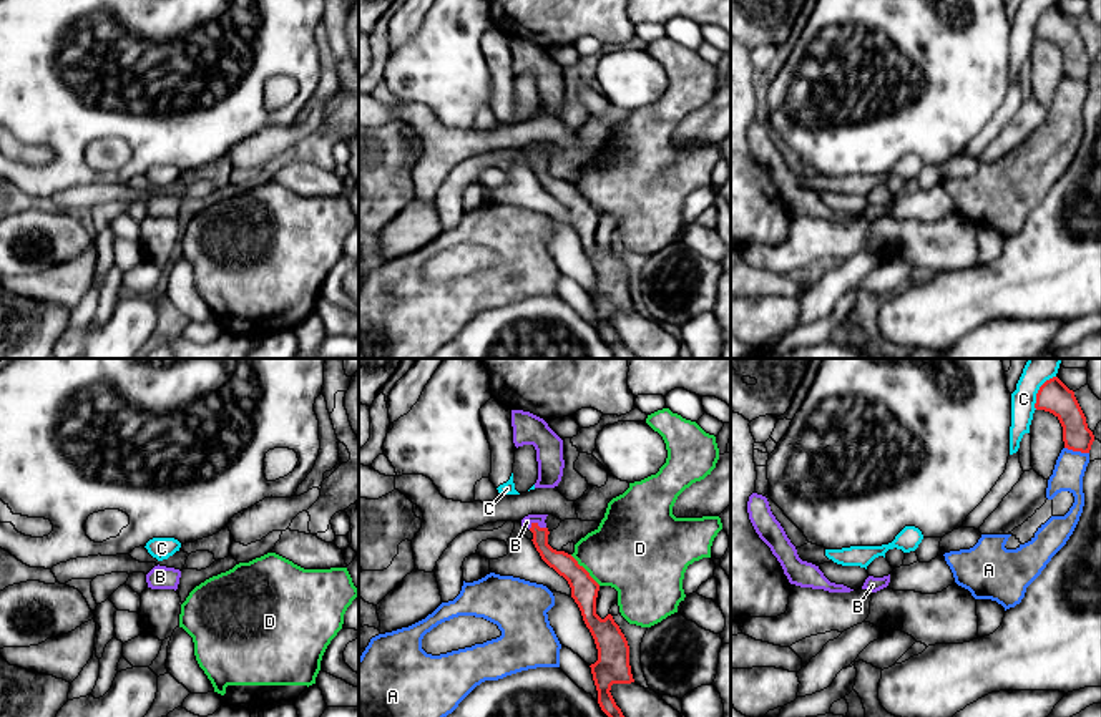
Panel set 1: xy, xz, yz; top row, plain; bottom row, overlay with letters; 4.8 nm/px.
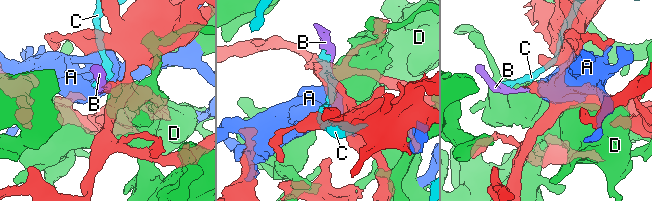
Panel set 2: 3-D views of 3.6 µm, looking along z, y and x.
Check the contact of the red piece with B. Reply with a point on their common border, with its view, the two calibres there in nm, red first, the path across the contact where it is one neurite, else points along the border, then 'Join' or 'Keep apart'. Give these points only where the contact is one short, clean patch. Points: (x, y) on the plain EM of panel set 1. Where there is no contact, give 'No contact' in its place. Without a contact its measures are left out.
Touches red at xz (537, 151). Thickness 110 nm (red) against 50 nm. Path across: xz (565, 193), (542, 173), (537, 151), (527, 150). Join

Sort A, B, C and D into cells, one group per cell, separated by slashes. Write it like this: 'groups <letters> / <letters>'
groups A / B / C / D

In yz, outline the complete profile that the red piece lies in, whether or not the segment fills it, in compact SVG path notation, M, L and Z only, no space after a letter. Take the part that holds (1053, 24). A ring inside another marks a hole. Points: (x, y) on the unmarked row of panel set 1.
M1058 5L1046 8L1036 22L1036 38L1053 41L1063 55L1064 76L1089 81L1094 70L1086 45L1074 25Z

